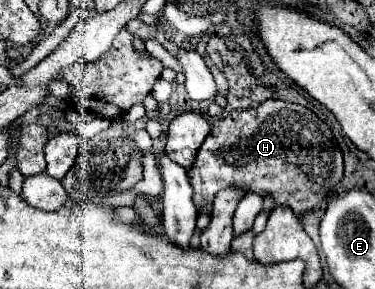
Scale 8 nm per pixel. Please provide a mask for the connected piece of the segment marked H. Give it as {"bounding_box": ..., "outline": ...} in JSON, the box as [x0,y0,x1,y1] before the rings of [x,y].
{"bounding_box":[188,100,342,216],"outline":[[[266,100],[258,108],[248,108],[240,112],[232,112],[226,118],[212,124],[212,132],[204,140],[198,150],[194,166],[188,170],[190,184],[194,188],[194,204],[196,208],[212,206],[212,200],[218,190],[228,186],[240,186],[248,190],[262,192],[264,208],[272,210],[274,206],[290,206],[296,216],[302,216],[318,206],[322,198],[326,198],[332,188],[342,180],[342,150],[326,126],[314,112],[300,104],[290,104],[284,100]]]}

